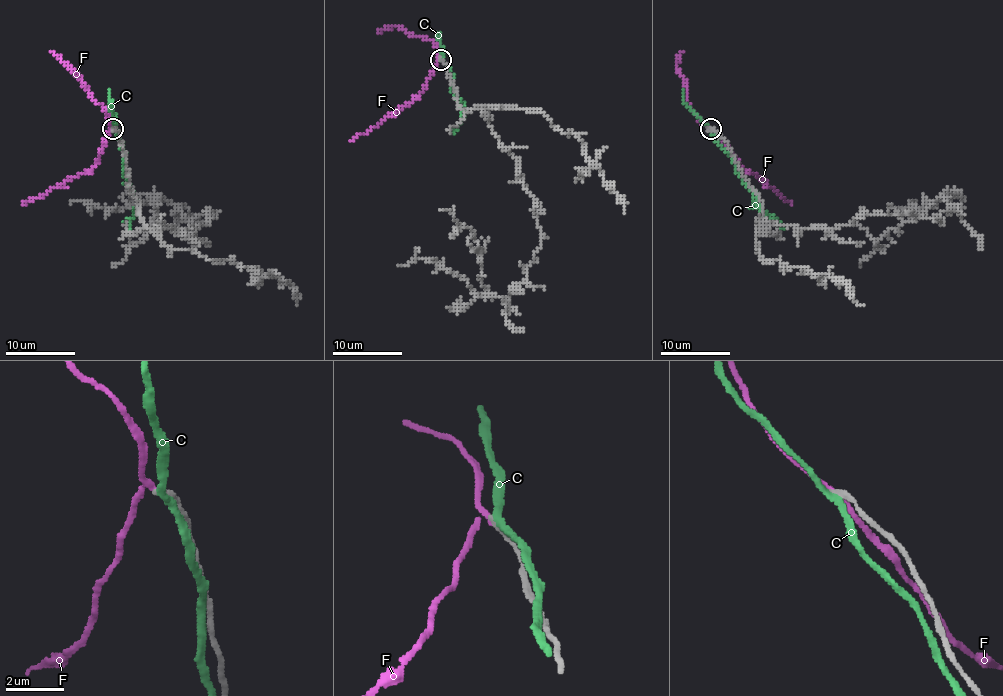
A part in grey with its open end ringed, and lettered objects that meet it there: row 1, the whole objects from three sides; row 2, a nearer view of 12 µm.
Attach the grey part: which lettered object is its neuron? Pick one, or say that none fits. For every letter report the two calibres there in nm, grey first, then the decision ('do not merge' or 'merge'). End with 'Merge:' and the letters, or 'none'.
C: 200 nm thick on the grey side, 200 nm on the other; do not merge
F: 190 nm thick on the grey side, 130 nm on the other; merge
Merge: F

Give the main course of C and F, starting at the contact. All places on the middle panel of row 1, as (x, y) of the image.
C: (442, 61), (449, 73), (453, 94), (463, 105), (462, 120), (455, 132)
F: (441, 59), (434, 65), (425, 87), (418, 94), (348, 141)

